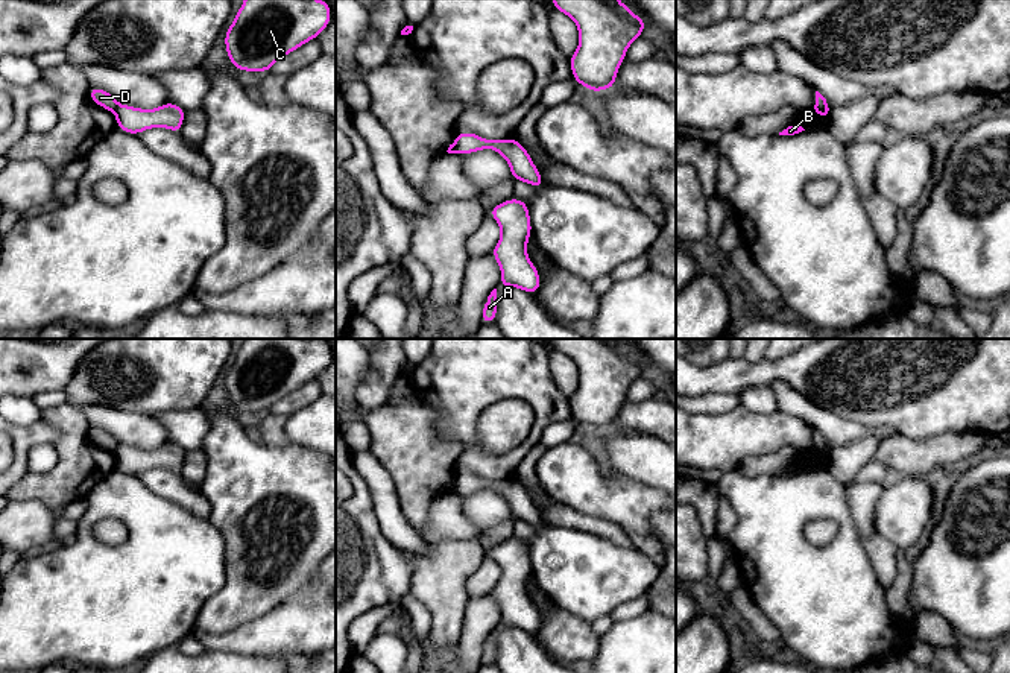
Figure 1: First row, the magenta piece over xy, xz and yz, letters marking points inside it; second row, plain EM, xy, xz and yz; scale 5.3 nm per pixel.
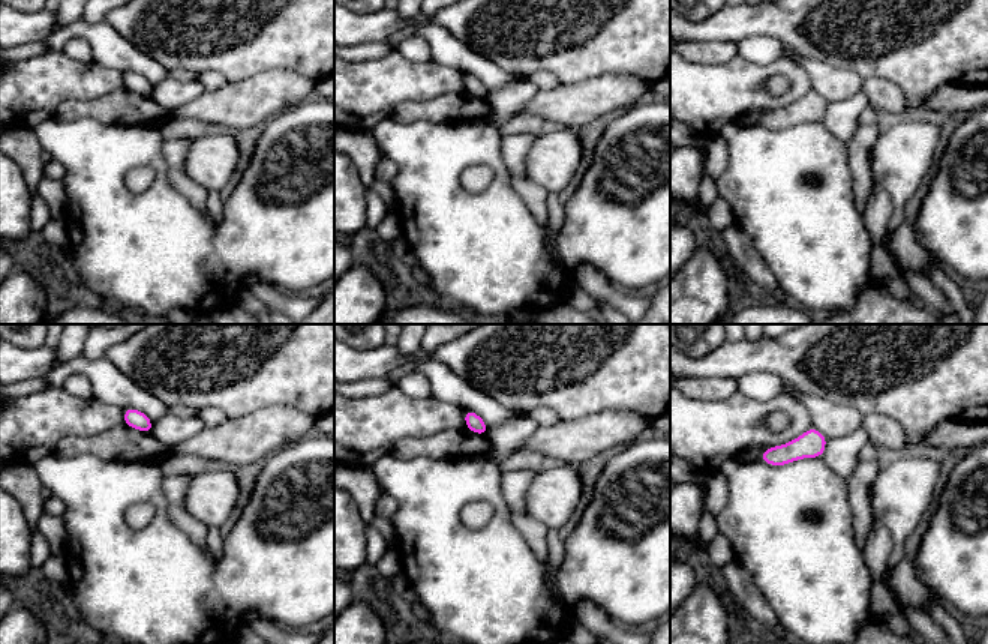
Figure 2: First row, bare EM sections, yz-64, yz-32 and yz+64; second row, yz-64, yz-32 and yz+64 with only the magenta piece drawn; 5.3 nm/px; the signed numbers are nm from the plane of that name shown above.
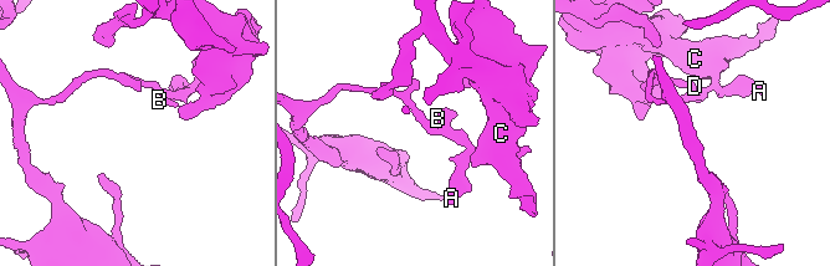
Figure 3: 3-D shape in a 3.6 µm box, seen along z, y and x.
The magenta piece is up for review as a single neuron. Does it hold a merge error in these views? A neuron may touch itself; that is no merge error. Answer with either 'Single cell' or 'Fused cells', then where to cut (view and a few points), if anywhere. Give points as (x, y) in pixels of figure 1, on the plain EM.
Fused cells. Split along yz (814, 445), (828, 448)

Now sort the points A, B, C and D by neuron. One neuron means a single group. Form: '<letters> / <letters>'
A B C / D

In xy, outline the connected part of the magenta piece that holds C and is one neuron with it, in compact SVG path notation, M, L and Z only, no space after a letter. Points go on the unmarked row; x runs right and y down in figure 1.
M245 339L225 374L225 389L232 407L270 413L278 400L319 377L330 362L330 342Z

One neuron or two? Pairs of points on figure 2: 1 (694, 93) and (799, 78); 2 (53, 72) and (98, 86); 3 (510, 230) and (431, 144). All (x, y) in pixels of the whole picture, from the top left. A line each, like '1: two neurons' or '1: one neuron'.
1: one neuron
2: one neuron
3: one neuron

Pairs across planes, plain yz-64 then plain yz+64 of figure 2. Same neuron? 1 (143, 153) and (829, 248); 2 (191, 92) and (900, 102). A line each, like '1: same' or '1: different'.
1: same
2: different

